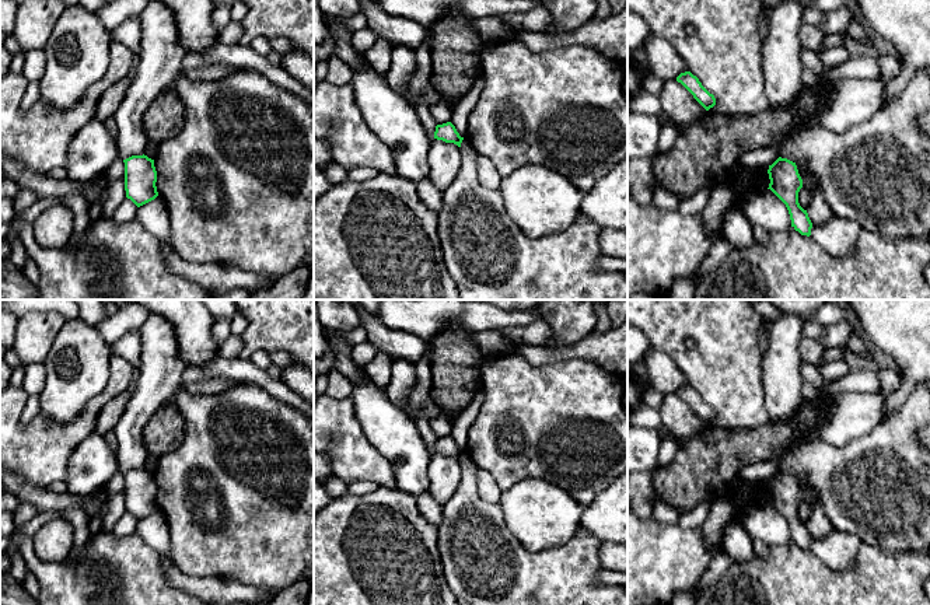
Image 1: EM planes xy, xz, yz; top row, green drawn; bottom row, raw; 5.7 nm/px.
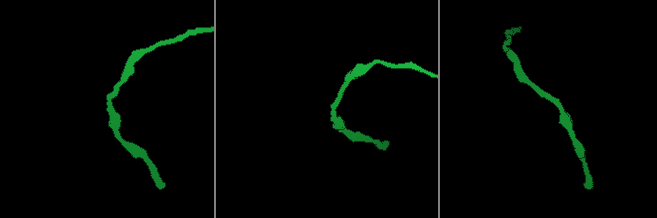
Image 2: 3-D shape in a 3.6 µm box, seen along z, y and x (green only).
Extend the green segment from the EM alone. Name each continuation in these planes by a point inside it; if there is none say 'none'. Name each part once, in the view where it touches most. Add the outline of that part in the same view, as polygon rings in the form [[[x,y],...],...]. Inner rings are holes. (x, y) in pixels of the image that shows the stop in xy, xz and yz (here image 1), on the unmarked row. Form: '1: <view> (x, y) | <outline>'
none

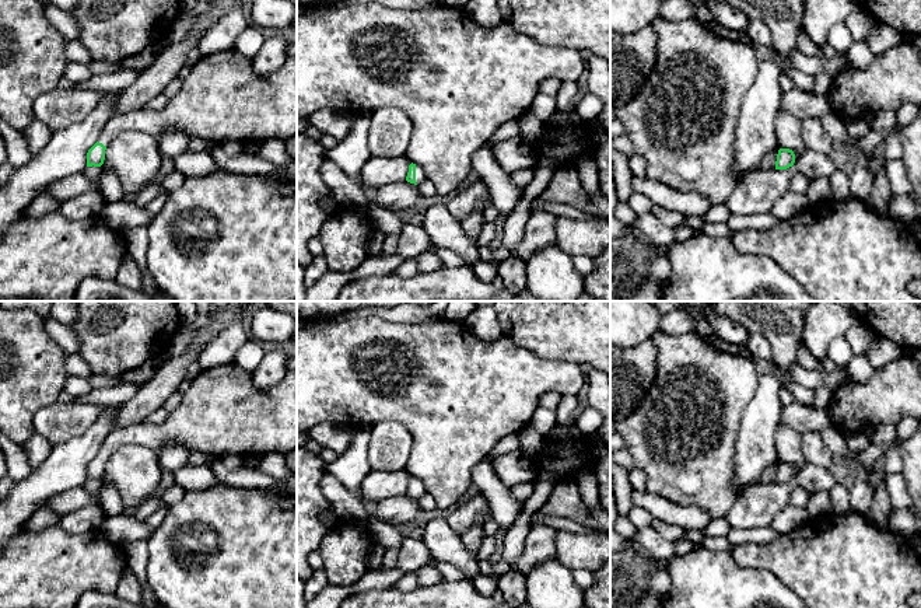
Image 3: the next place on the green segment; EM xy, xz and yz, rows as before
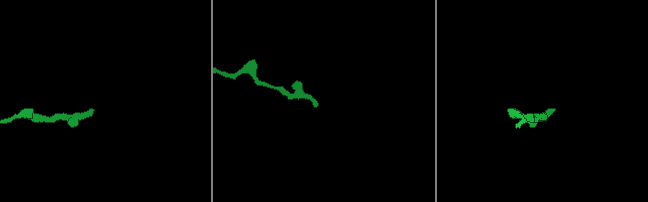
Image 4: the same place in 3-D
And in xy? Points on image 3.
1: xy (223, 412) | [[[234,363],[203,368],[164,423],[113,430],[98,457],[106,461],[125,444],[158,451],[165,440],[218,458],[297,450],[297,370],[287,371],[276,387],[259,389],[252,375]]]

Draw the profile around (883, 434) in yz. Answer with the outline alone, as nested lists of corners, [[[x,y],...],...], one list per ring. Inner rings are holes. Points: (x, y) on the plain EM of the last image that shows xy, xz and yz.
[[[879,424],[869,429],[865,436],[872,444],[889,447],[897,438],[897,426],[896,424]]]

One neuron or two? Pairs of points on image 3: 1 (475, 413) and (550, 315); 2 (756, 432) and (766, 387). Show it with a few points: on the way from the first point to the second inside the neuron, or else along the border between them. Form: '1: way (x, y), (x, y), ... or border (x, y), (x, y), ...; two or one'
1: border (504, 335), (539, 356), (556, 360); two
2: way (760, 420), (766, 398); one

